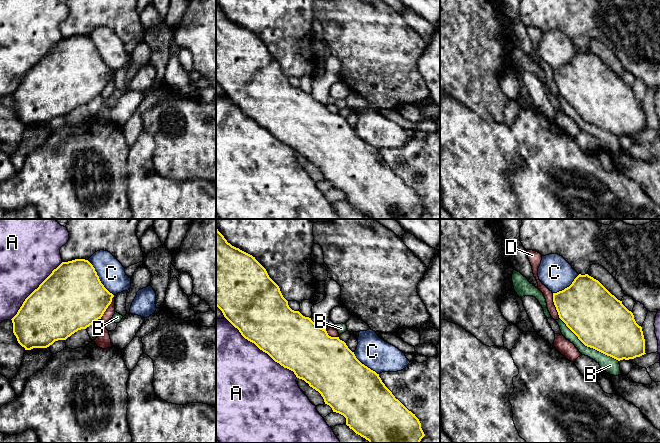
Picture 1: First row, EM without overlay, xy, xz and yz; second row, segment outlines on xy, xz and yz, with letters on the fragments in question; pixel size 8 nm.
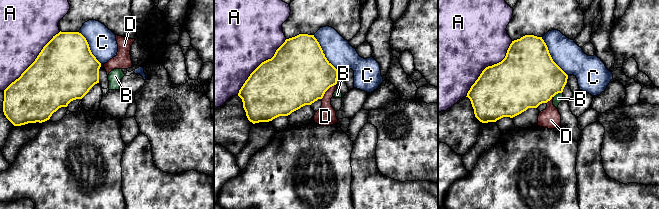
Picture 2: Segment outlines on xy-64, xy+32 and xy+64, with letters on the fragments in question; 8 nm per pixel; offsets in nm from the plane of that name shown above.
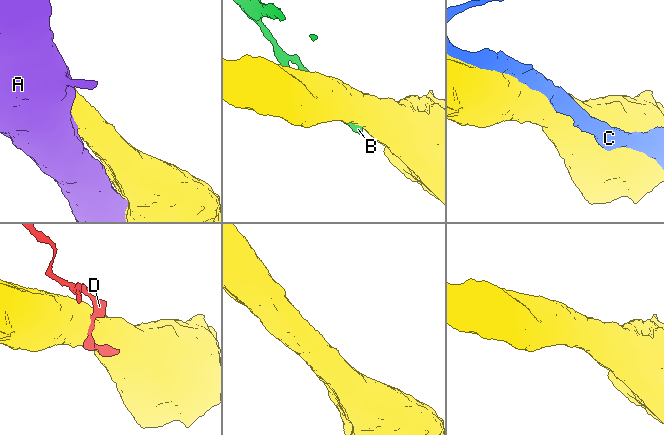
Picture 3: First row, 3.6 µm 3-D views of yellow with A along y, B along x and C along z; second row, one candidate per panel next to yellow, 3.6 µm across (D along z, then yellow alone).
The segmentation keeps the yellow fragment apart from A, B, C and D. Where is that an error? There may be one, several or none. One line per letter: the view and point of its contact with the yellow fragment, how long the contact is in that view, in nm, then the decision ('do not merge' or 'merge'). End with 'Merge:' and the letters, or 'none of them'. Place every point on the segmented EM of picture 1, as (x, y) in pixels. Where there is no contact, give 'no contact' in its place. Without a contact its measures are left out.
A: contact xz (261, 349); length 750 nm; do not merge
B: contact yz (588, 346); length 600 nm; do not merge
C: contact xy (98, 278); length 360 nm; do not merge
D: contact yz (555, 306); length 220 nm; do not merge
Merge: none of them

